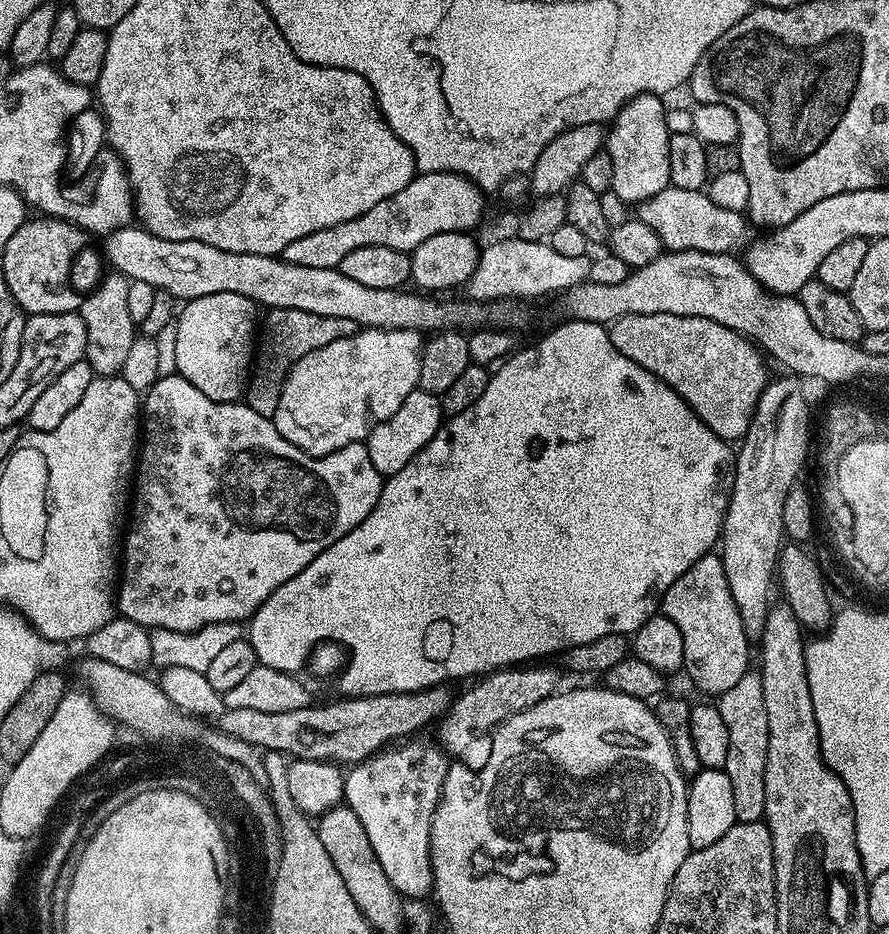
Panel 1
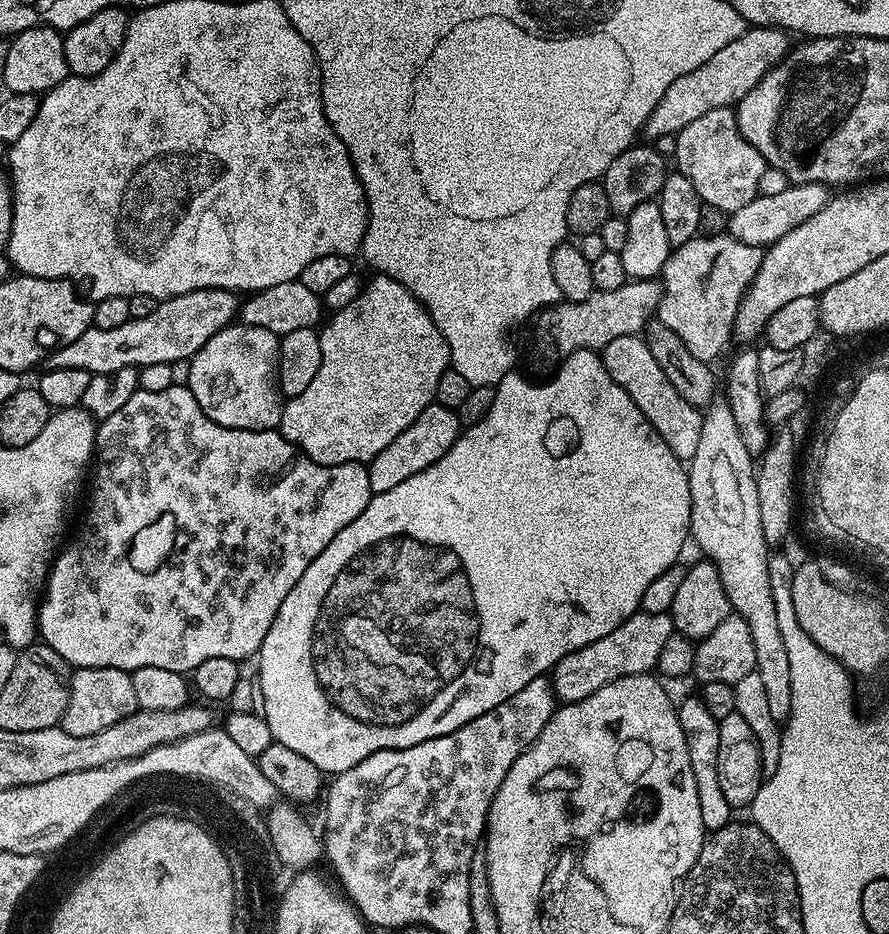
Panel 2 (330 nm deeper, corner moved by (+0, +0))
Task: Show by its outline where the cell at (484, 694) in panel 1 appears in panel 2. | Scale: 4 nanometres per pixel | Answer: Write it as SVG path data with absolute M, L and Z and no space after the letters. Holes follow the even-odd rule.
M635 612L614 630L610 630L606 638L598 638L598 642L590 642L590 646L582 646L582 650L574 650L574 654L566 654L566 658L556 663L550 679L557 701L573 704L582 698L590 698L594 690L602 690L602 686L618 678L651 673L658 662L658 654L662 654L662 646L666 646L666 638L673 634L672 617L668 612Z

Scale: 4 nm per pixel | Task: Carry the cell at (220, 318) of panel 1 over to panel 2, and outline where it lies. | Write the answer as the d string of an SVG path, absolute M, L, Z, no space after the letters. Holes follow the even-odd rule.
M233 322L218 330L192 355L186 387L214 422L227 428L267 432L280 427L282 393L278 387L280 337L262 326Z

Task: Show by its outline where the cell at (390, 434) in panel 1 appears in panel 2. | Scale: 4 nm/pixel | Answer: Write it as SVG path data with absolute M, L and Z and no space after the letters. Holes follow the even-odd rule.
M435 402L426 406L426 410L422 410L422 414L418 414L418 418L414 418L414 422L410 422L410 426L406 426L406 430L402 430L402 434L398 434L398 438L394 438L394 442L390 442L390 446L367 465L372 493L391 490L398 486L398 482L406 482L406 478L414 478L414 474L438 462L438 458L454 446L461 431L460 417L453 409Z

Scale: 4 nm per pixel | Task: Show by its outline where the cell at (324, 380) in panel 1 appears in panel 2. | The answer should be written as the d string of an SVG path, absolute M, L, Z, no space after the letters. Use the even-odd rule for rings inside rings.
M379 274L373 275L373 277L369 284L367 281L361 287L358 298L354 298L354 302L350 302L350 306L335 309L331 313L332 321L328 325L325 323L319 329L322 342L322 366L318 366L318 374L314 374L310 386L306 386L306 390L302 390L302 394L287 397L280 409L280 427L278 429L280 435L285 436L288 443L299 448L305 456L309 456L311 460L319 464L364 464L372 461L378 454L382 454L382 450L386 450L386 446L390 446L390 442L394 442L394 438L398 438L398 434L402 434L402 430L406 430L406 426L410 426L410 422L414 422L414 418L418 418L418 414L422 414L422 410L426 410L426 406L434 403L438 382L441 381L442 374L449 371L450 368L450 349L448 349L446 338L442 338L438 326L434 326L424 305L415 300L394 278Z

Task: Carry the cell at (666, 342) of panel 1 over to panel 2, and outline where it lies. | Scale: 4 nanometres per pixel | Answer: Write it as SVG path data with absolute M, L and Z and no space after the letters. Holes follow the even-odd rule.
M623 336L614 338L614 342L607 344L602 350L602 359L606 366L606 374L622 386L634 398L634 406L646 414L646 418L662 434L666 446L674 450L674 454L685 462L691 462L694 454L698 454L698 441L702 435L704 417L701 409L696 408L674 386L670 386L670 378L662 374L662 366L658 366L654 354L650 354L650 346L639 336Z

